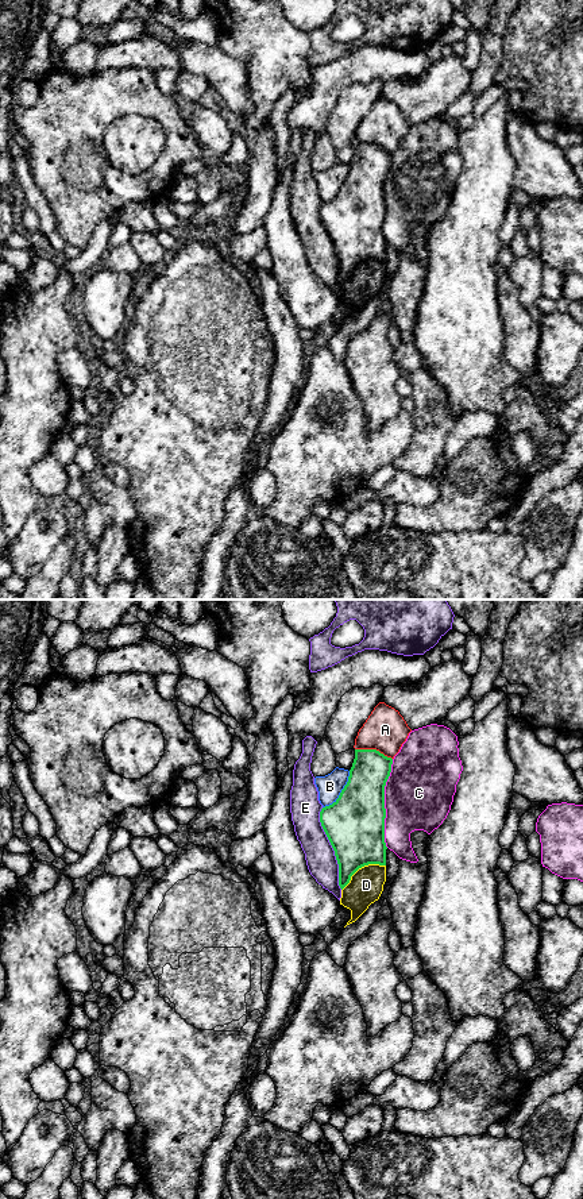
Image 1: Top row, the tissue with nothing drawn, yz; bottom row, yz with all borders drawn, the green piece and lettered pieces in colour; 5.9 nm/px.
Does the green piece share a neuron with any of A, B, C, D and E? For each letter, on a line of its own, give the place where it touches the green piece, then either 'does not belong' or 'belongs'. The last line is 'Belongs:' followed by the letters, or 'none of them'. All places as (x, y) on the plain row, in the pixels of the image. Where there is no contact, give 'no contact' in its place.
A: contact yz (374, 145); does not belong
B: contact yz (342, 187); does not belong
C: contact yz (383, 199); does not belong
D: contact yz (361, 262); belongs
E: contact yz (332, 242); does not belong
Belongs: D

